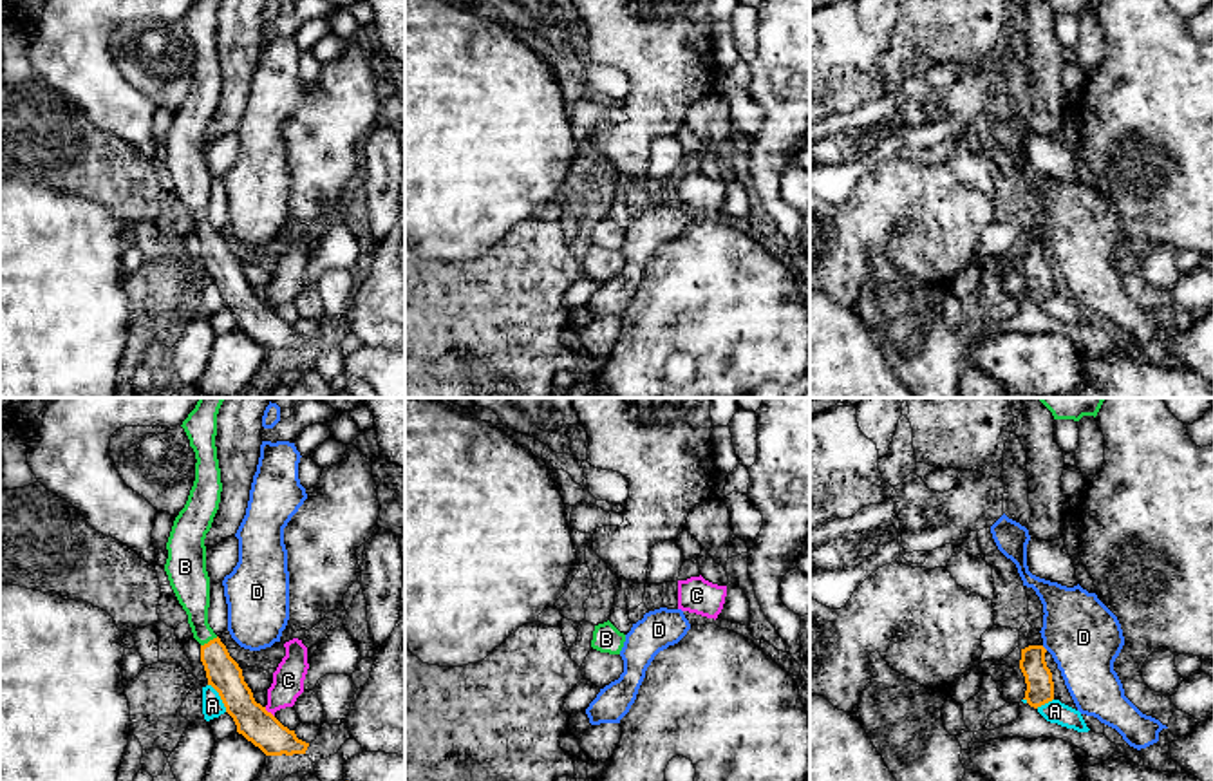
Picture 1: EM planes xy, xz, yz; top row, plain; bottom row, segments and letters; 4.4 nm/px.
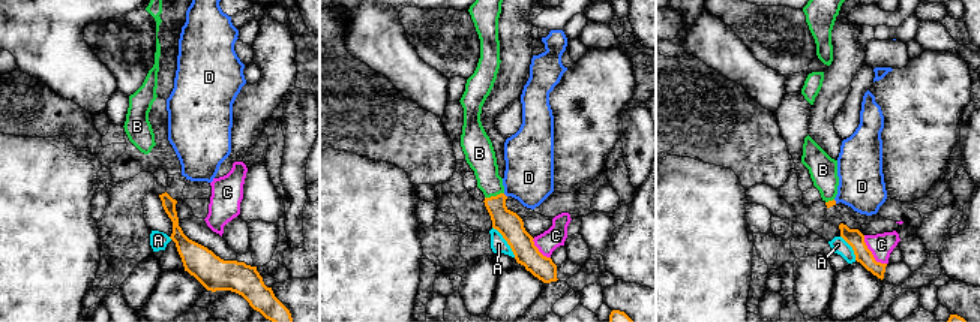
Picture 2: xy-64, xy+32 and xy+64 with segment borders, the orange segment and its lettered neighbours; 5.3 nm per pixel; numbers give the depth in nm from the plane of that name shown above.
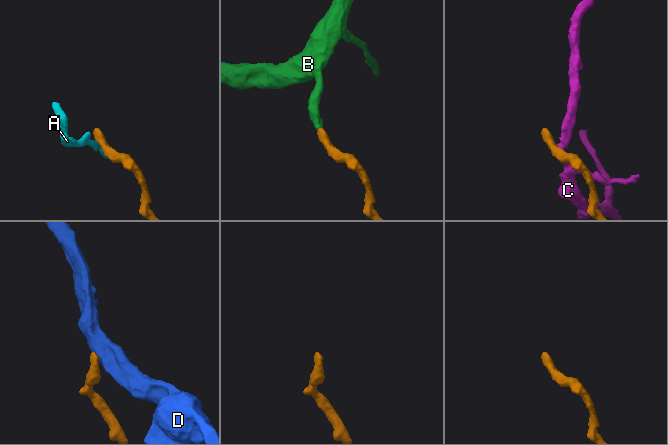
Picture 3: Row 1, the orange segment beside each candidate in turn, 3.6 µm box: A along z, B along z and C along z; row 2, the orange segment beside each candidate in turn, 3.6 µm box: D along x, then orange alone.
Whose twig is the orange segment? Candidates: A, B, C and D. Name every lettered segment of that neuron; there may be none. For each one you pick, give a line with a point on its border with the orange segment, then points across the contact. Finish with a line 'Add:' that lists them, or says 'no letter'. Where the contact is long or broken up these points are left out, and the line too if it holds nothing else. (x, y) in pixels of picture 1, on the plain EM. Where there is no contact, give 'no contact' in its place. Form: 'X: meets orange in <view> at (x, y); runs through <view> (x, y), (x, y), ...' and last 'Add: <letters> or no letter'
B: meets orange in xy at (210, 235); runs through xy (223, 268), (210, 235), (199, 221), (192, 183)
Add: B

